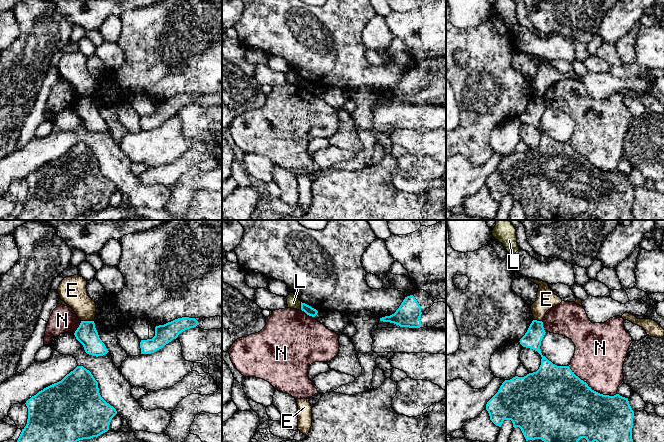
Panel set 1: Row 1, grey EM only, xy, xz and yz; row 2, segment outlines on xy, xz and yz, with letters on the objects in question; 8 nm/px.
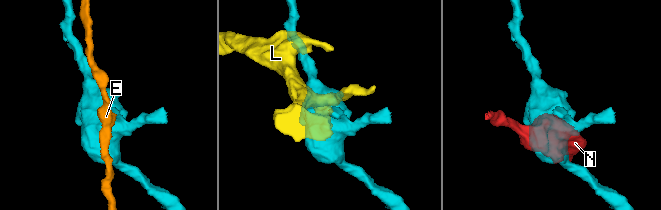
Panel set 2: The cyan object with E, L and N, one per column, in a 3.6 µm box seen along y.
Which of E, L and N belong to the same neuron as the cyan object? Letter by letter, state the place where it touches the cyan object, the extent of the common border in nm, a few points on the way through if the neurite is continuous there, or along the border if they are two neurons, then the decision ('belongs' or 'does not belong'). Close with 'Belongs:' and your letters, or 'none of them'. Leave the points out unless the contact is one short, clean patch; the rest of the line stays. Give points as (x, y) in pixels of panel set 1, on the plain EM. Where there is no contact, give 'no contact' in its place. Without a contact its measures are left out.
E: xy (87, 97) | 100 nm | does not belong
L: xz (301, 82) | 60 nm | along xz (300, 78), (301, 85) | does not belong
N: yz (591, 165) | 460 nm | does not belong
Belongs: none of them

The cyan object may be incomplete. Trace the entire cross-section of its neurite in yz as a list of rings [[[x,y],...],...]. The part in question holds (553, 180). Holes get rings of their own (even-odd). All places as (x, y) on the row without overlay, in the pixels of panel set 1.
[[[533,96],[520,115],[519,118],[523,123],[533,125],[541,131],[541,141],[536,148],[524,153],[515,152],[502,159],[498,168],[486,180],[490,196],[499,203],[504,196],[511,196],[513,203],[521,205],[526,217],[541,215],[546,220],[577,220],[581,214],[585,214],[588,220],[594,217],[598,220],[634,220],[632,215],[634,187],[628,174],[619,170],[614,172],[600,170],[576,152],[569,142],[557,142],[549,137],[542,131],[540,125],[545,109],[543,98]]]

